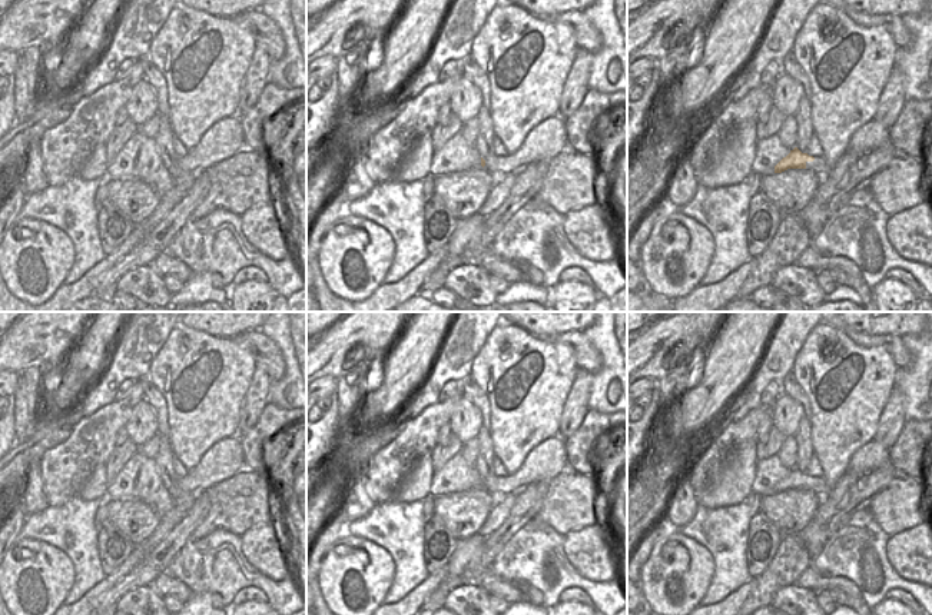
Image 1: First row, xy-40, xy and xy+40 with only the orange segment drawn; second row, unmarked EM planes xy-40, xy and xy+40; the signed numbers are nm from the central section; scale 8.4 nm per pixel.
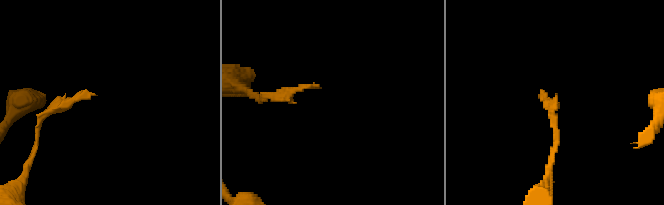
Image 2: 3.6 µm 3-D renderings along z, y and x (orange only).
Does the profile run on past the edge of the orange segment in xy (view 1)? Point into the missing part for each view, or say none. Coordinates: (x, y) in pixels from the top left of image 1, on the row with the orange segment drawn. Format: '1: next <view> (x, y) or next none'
1: next none

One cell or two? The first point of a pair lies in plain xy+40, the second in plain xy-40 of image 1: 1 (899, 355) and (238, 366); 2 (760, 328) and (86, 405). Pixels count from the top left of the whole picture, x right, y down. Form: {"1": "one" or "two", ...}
{"1": "two", "2": "two"}

